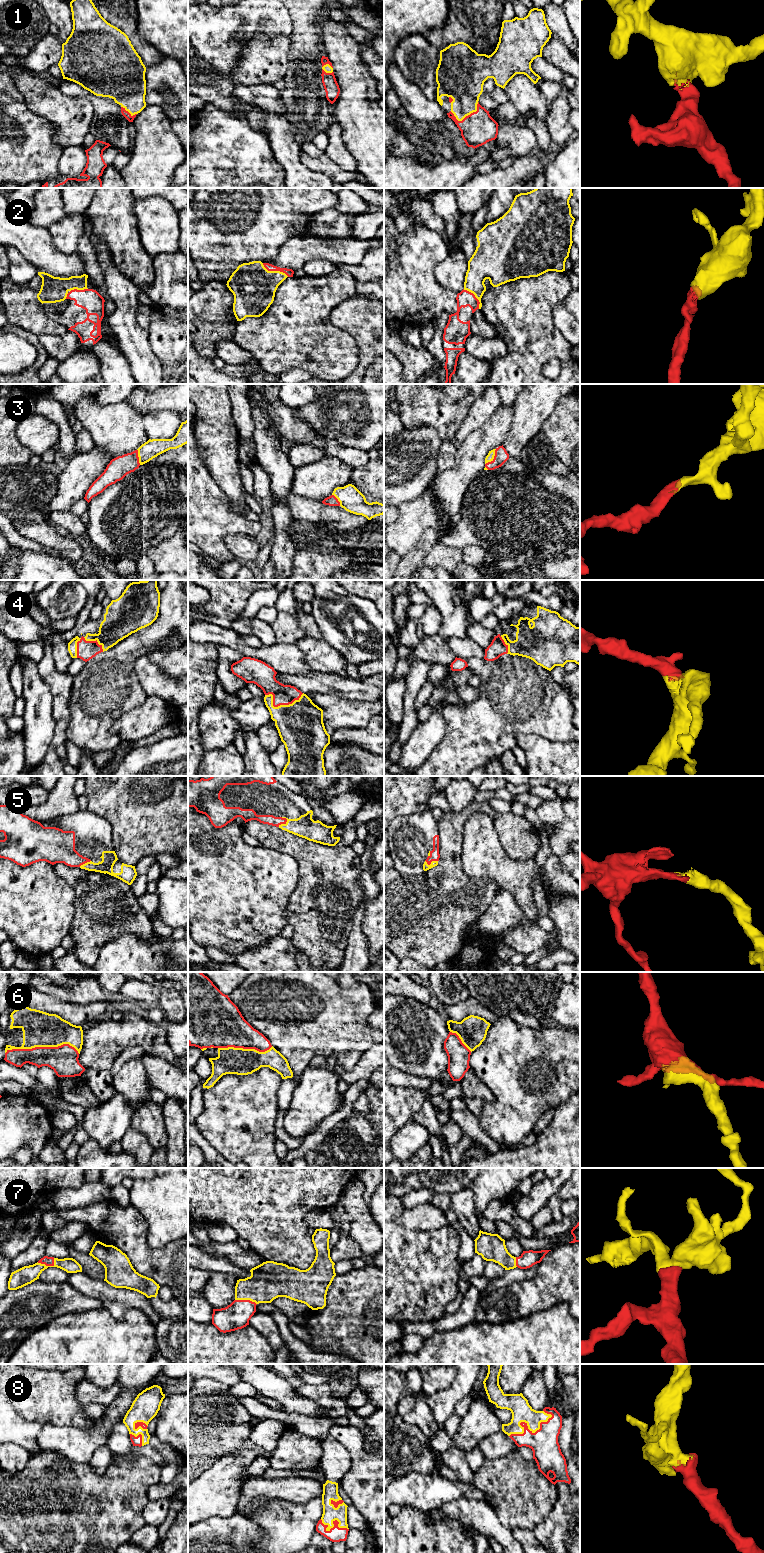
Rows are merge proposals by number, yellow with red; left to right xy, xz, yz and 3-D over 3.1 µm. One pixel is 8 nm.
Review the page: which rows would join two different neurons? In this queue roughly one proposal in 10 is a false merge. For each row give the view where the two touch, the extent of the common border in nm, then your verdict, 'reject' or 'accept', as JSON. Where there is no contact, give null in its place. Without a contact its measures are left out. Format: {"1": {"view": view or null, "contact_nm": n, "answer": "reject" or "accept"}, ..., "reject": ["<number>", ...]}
{"1": {"view": "yz", "contact_nm": 240, "answer": "accept"}, "2": {"view": "xz", "contact_nm": 240, "answer": "accept"}, "3": {"view": "yz", "contact_nm": 160, "answer": "accept"}, "4": {"view": "xz", "contact_nm": 320, "answer": "accept"}, "5": {"view": "xz", "contact_nm": 100, "answer": "accept"}, "6": {"view": "xy", "contact_nm": 600, "answer": "accept"}, "7": {"view": "xy", "contact_nm": 150, "answer": "accept"}, "8": {"view": "yz", "contact_nm": 400, "answer": "accept"}, "reject": []}

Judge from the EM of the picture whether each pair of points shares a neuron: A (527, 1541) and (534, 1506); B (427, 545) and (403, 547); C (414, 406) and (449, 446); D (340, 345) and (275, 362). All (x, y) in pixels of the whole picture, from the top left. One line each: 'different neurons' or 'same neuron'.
A: different neurons
B: different neurons
C: different neurons
D: same neuron

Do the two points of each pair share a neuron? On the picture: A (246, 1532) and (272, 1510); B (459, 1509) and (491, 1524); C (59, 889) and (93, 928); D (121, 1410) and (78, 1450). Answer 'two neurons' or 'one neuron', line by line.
A: two neurons
B: one neuron
C: two neurons
D: one neuron

